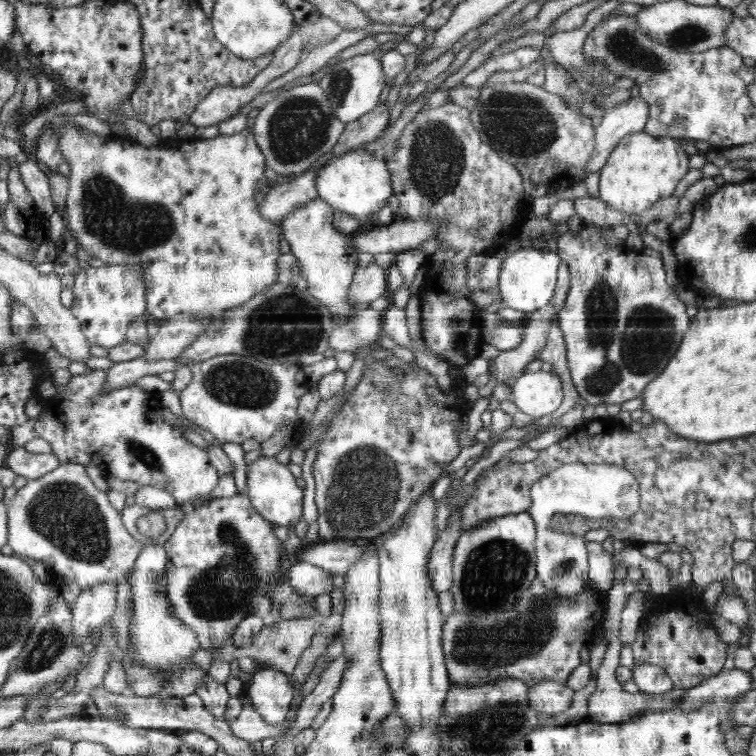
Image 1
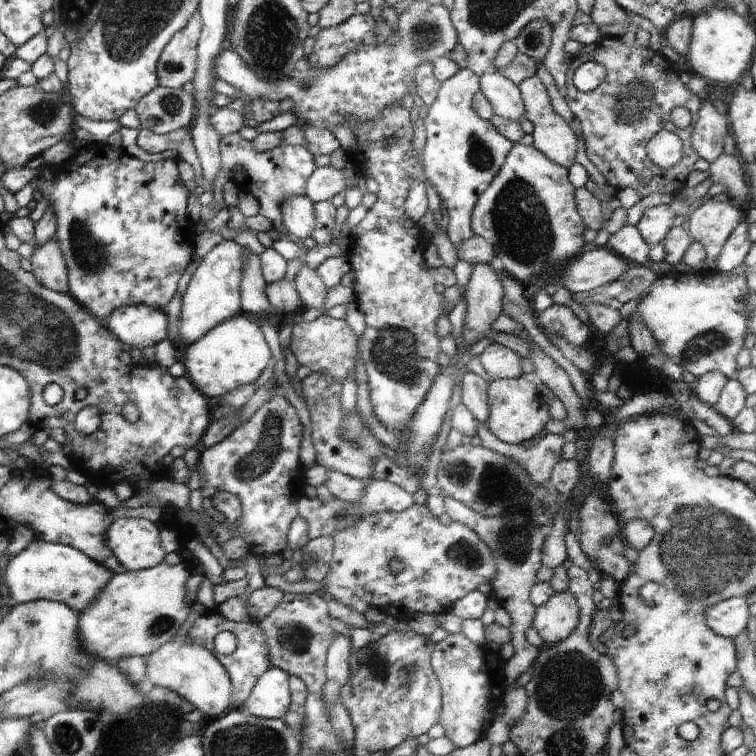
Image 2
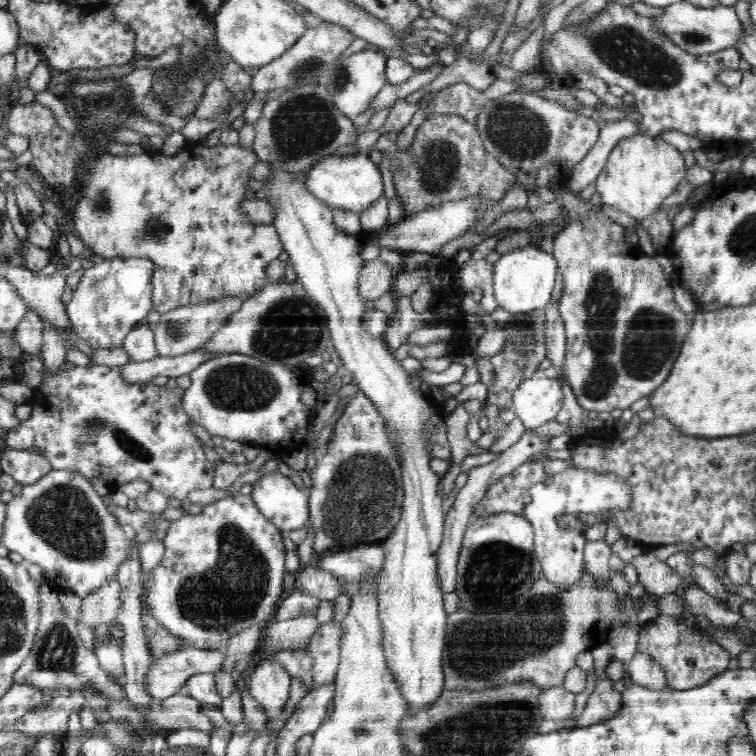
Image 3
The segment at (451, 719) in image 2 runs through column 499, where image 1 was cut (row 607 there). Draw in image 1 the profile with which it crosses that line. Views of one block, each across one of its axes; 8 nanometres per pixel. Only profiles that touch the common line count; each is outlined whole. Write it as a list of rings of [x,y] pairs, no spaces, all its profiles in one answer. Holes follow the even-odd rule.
[[[693,589],[675,591],[676,599],[670,602],[660,600],[654,604],[655,609],[644,617],[641,631],[637,635],[636,641],[631,645],[635,664],[652,664],[664,669],[672,679],[673,688],[687,688],[699,685],[707,678],[718,674],[726,667],[728,658],[728,645],[721,641],[720,634],[712,626],[711,613],[704,609],[702,594]]]

